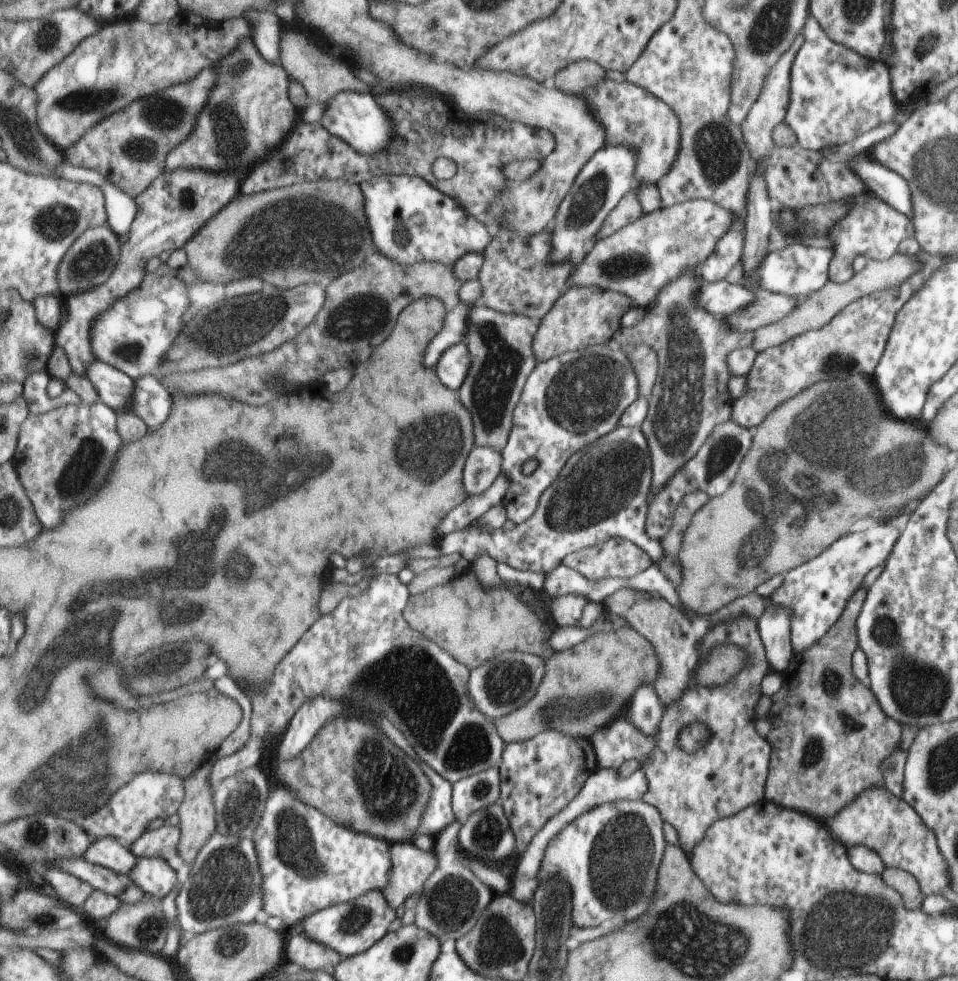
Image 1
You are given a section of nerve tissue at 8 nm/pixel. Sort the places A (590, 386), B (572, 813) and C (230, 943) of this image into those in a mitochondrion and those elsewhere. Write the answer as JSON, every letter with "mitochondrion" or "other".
{"A":"mitochondrion","B":"other","C":"mitochondrion"}

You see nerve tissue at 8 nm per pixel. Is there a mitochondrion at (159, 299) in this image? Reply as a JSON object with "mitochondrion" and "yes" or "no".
{"mitochondrion":"no"}

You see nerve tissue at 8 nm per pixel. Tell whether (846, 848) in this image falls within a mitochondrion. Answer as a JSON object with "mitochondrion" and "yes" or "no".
{"mitochondrion":"no"}

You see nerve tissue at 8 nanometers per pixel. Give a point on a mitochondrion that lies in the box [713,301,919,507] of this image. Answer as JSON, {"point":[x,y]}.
{"point":[836,362]}

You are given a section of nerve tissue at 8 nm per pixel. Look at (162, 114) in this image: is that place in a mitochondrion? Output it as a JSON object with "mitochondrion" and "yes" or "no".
{"mitochondrion":"yes"}

